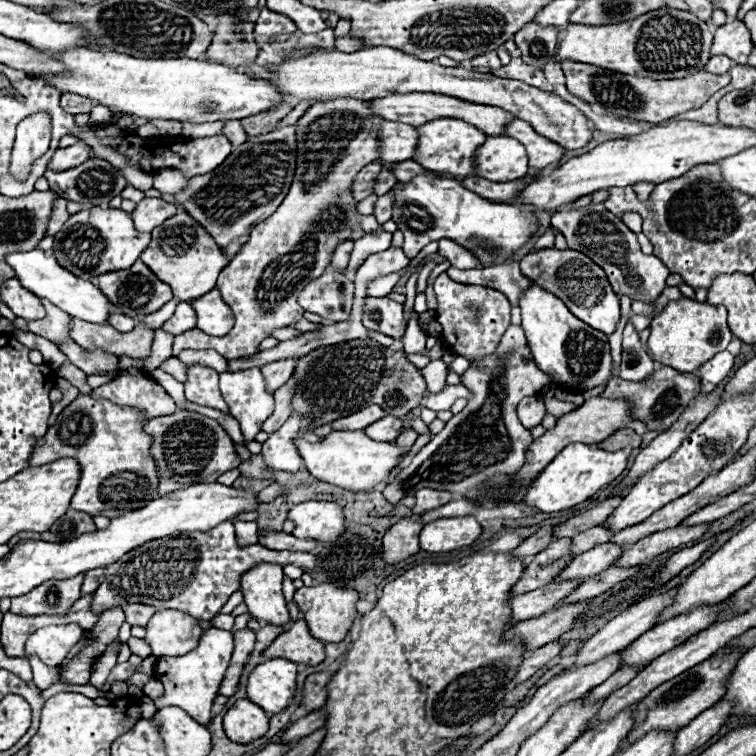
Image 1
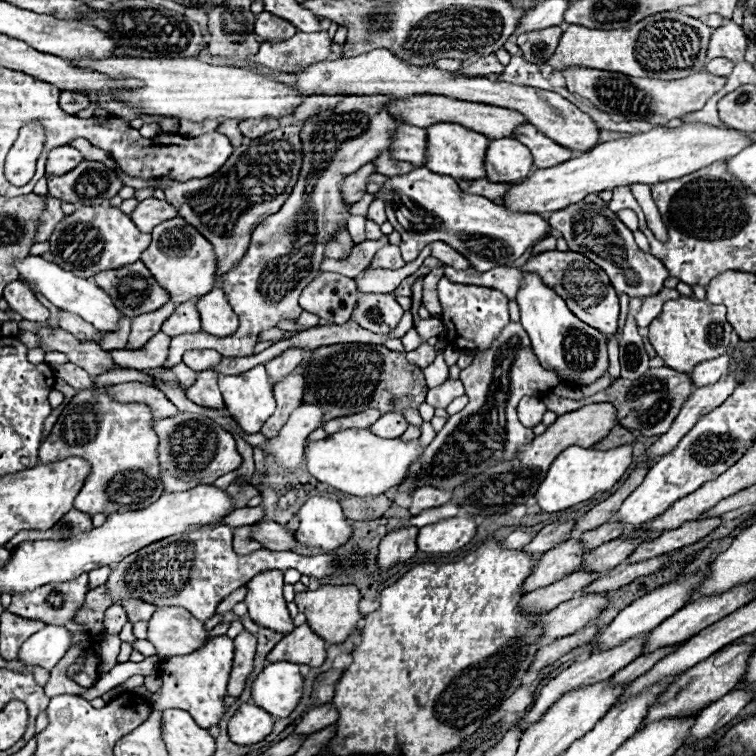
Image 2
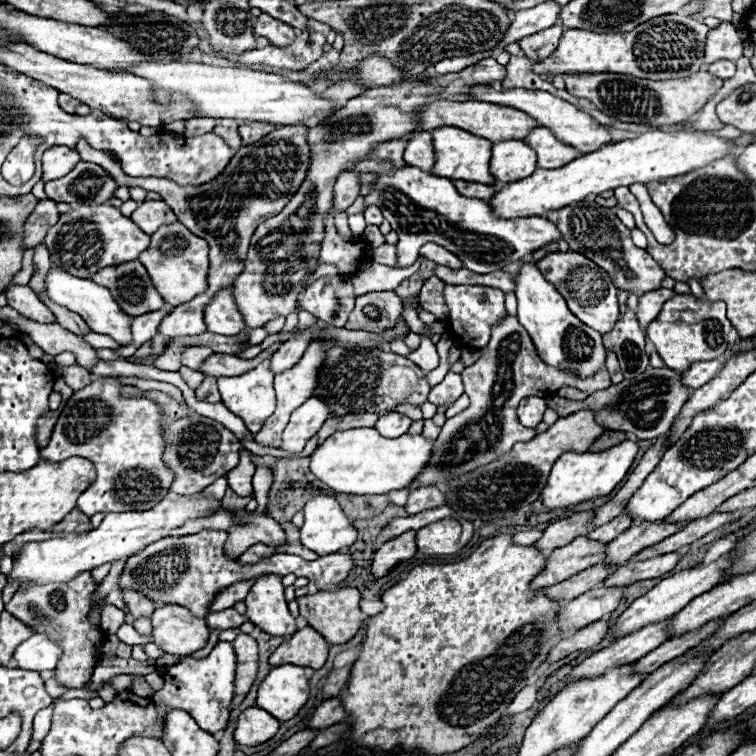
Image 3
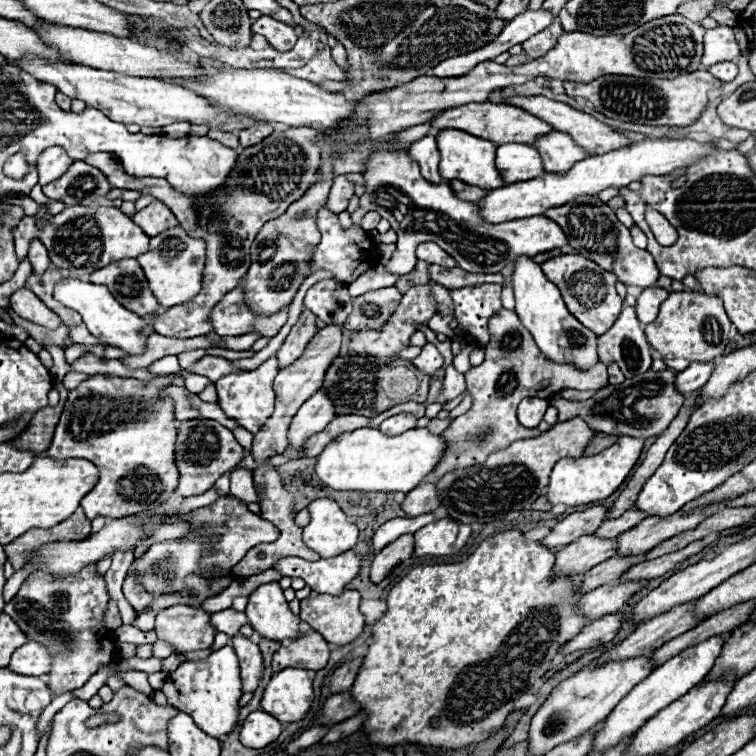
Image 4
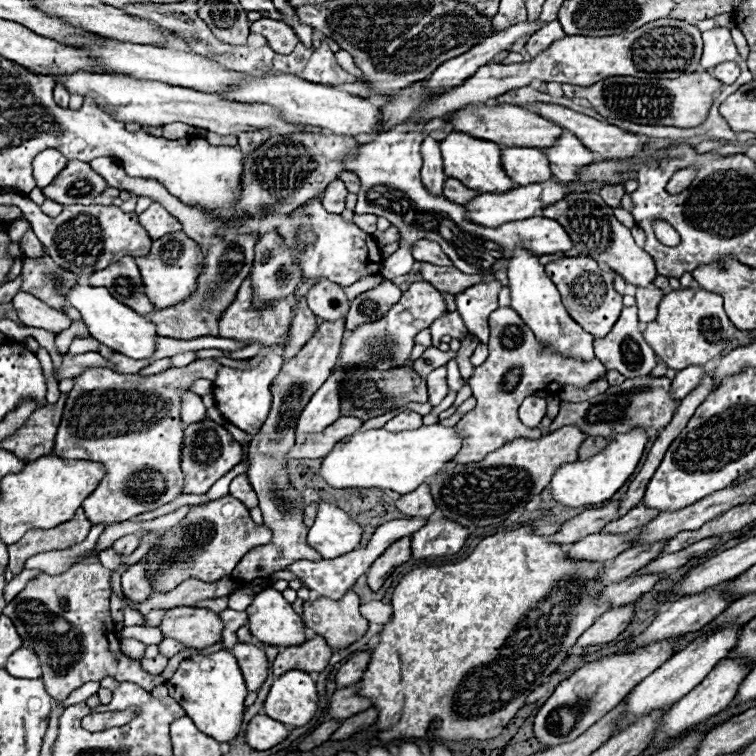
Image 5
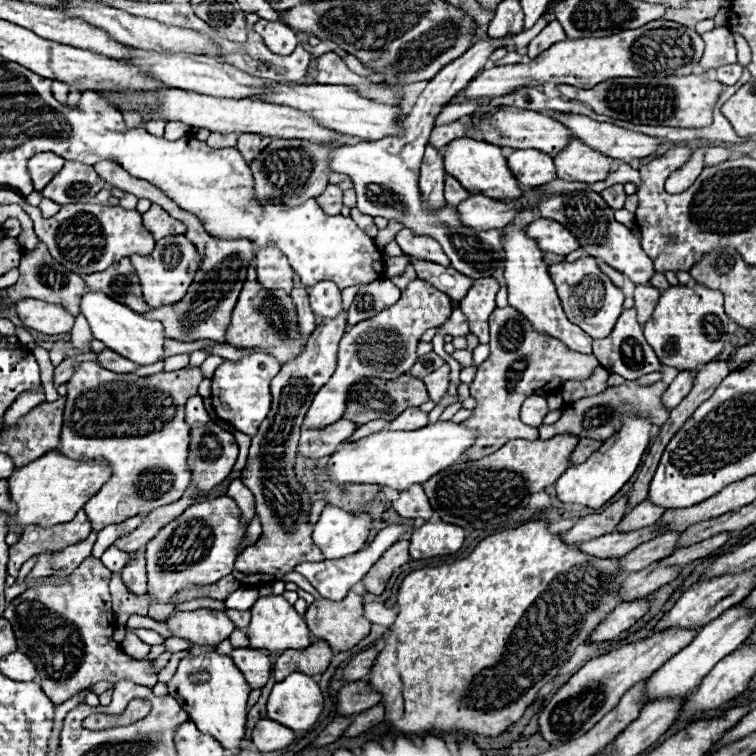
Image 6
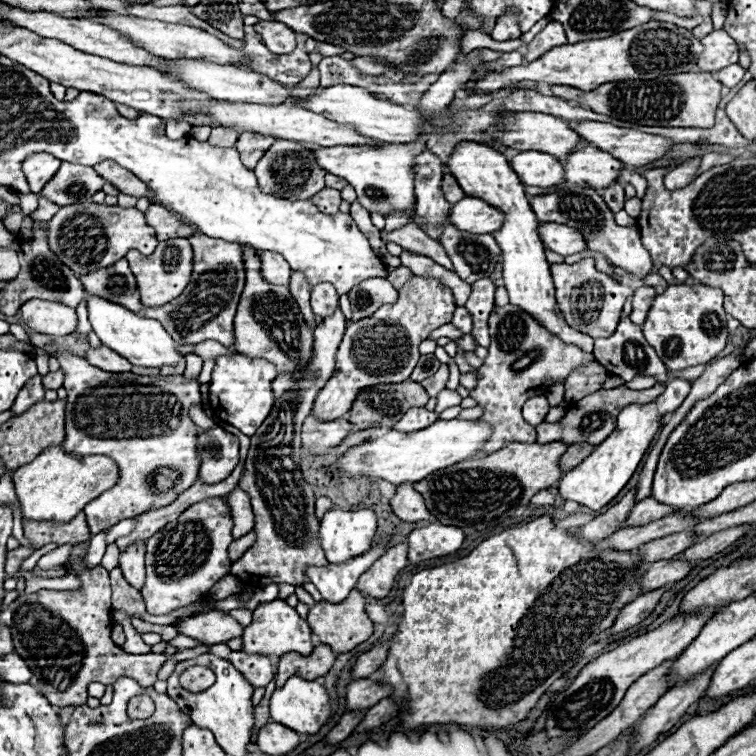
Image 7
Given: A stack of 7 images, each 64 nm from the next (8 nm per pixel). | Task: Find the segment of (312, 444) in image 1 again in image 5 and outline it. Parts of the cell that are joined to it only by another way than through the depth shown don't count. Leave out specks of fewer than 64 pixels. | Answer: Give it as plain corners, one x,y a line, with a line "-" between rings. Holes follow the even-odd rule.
438,424
404,432
386,432
382,428
356,432
340,440
328,452
328,456
324,456
320,476
332,488
380,488
408,494
416,490
416,486
420,486
428,476
438,474
460,450
460,442
462,438
454,428
444,428

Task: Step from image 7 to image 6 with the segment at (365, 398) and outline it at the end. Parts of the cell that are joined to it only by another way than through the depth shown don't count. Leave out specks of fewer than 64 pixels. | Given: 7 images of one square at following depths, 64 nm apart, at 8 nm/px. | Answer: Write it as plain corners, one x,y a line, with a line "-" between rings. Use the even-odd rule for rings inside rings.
402,374
396,380
382,380
382,378
366,378
356,382
348,396
346,396
346,412
344,418
354,420
356,424
366,424
370,420
378,420
378,418
386,418
386,420
394,420
402,410
412,408
412,406
420,406
424,402
428,402
428,392
422,380
414,378
412,374

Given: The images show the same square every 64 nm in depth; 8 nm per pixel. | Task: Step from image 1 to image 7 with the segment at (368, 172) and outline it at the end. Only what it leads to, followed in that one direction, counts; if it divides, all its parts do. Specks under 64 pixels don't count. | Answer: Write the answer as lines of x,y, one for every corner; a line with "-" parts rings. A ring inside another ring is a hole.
324,188
320,190
316,196
312,196
312,202
320,208
320,212
324,214
338,214
338,206
342,202
340,198
340,190
334,188

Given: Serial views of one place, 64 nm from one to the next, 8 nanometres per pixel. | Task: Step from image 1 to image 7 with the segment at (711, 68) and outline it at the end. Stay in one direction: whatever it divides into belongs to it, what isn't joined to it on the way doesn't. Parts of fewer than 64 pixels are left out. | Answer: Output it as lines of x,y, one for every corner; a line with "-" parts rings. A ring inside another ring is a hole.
732,64
732,66
726,66
726,68
718,70
718,80
720,80
724,86
732,88
732,86
736,86
736,84
742,80
744,72
746,72
746,70
744,70
740,64

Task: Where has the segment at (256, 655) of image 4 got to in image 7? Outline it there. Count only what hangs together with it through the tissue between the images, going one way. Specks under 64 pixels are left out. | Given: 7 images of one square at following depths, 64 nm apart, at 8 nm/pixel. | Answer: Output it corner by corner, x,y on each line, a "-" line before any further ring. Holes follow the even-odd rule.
242,650
230,652
228,660
244,674
244,678
254,686
254,688
264,688
272,678
274,678
274,668
268,660
268,656
262,654
246,654

